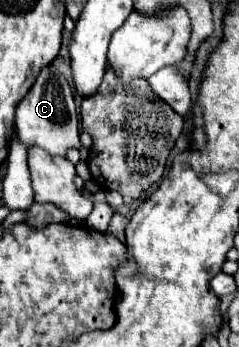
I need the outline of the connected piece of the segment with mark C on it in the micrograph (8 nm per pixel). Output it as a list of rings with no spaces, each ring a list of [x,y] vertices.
[[[44,67],[36,77],[36,83],[30,87],[28,95],[20,101],[16,109],[16,131],[26,147],[38,145],[50,155],[66,155],[66,149],[80,147],[78,137],[78,113],[72,97],[70,83],[54,67]]]

